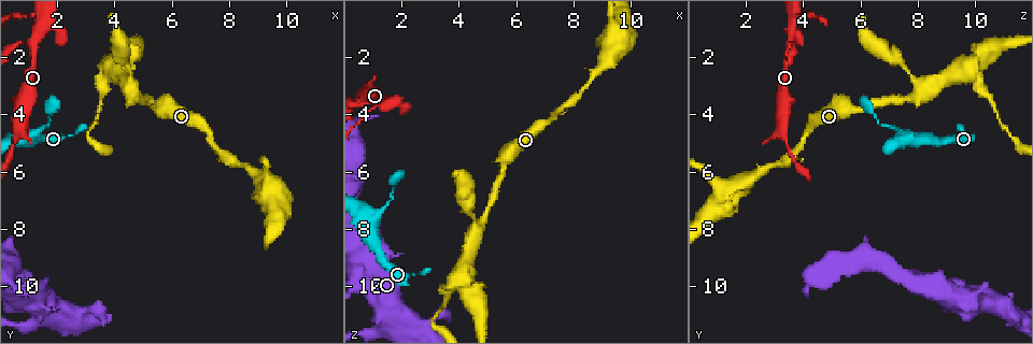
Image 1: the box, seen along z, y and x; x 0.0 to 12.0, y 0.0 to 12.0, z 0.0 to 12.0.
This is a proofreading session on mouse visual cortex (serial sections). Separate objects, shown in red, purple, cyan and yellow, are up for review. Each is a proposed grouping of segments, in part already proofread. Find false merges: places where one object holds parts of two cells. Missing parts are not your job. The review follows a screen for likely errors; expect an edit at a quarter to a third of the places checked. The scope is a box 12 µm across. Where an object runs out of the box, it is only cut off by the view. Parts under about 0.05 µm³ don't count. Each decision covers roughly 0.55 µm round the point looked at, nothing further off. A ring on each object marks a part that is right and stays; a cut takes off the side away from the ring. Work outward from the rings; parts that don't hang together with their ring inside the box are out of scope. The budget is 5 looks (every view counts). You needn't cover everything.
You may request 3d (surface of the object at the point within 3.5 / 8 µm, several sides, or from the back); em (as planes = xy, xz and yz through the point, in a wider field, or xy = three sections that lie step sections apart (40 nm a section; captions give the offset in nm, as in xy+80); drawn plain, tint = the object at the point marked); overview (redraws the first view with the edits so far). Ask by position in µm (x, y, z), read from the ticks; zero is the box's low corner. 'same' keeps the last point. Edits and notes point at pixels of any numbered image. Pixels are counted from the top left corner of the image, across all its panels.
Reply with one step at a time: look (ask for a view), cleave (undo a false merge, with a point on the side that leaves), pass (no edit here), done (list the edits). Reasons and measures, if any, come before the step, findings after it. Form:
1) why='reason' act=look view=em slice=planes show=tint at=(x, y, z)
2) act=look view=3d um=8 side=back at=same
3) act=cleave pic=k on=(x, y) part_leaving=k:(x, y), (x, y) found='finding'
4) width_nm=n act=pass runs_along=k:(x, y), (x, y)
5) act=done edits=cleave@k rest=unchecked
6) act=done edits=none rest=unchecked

act=look view=3d um=3.5 at=(3.8, 2.7, 9.9)

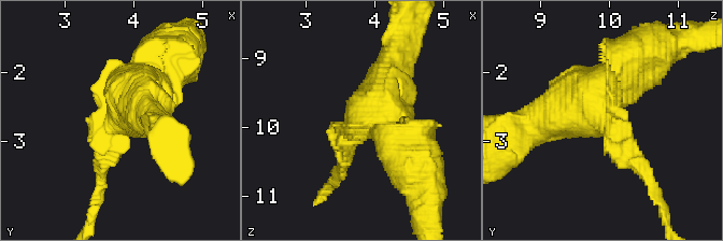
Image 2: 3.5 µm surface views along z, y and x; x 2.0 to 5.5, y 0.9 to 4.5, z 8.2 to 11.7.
why='shape alone is not enough' act=look view=em slice=xy step=2 show=plain at=(3.80, 2.65, 9.90)

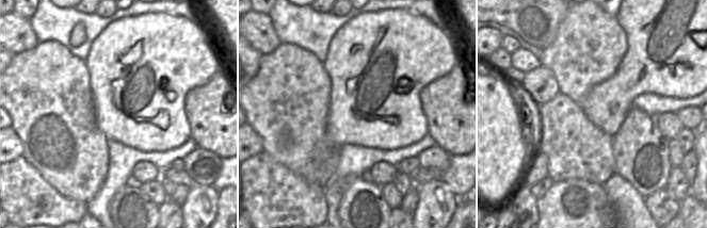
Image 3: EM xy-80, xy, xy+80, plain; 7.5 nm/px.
why='where the object lies' act=look view=em slice=xy step=2 show=tint at=same

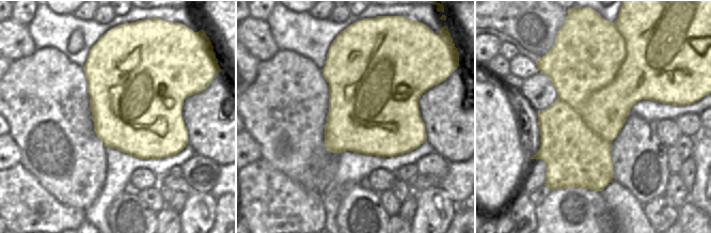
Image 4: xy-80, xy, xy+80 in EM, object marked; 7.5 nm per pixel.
act=cleave pic=2 on=(642, 161) border=4:(543, 154), (580, 150), (612, 174) found='two cells meet here'

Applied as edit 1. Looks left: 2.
why='see it whole again' act=look view=overview

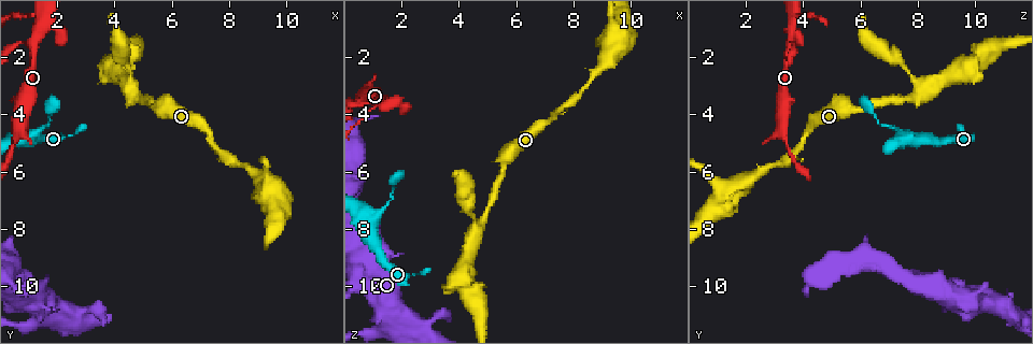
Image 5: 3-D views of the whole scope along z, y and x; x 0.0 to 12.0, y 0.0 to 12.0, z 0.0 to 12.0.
why='two arms in line, one across' act=look view=3d um=3.5 side=back at=(1.2, 1.5, 3.5)

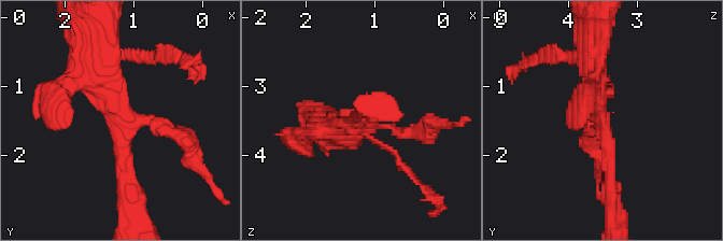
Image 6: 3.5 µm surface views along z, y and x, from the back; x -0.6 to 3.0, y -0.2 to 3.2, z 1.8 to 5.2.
act=pass runs_along=6:(125, 194), (122, 117), (102, 55) found='one cell here'

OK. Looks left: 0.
act=done edits=cleave@2 rest=unchecked

